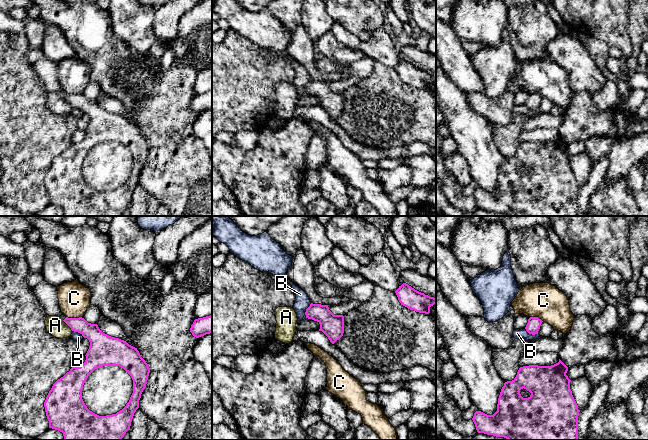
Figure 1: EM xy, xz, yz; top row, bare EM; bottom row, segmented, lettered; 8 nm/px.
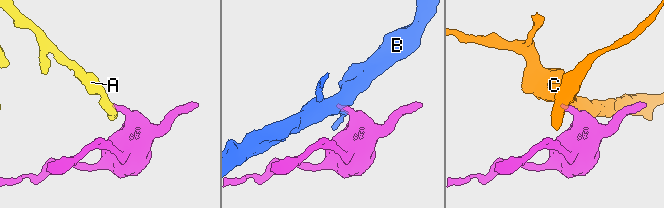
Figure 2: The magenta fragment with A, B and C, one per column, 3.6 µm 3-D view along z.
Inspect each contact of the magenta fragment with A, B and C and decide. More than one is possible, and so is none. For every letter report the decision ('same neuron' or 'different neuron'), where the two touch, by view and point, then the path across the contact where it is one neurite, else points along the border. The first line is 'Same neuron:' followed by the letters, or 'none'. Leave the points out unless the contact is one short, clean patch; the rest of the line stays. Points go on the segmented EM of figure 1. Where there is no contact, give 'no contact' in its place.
Same neuron: none
A: different neuron; contact xy (68, 325); border xy (62, 320), (72, 331)
B: different neuron; contact xz (306, 310); border xz (311, 303), (306, 309), (305, 317)
C: different neuron; contact xy (74, 318); border xy (66, 316), (81, 317)

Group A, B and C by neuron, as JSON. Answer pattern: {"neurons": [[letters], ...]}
{"neurons": [["A"], ["B"], ["C"]]}

